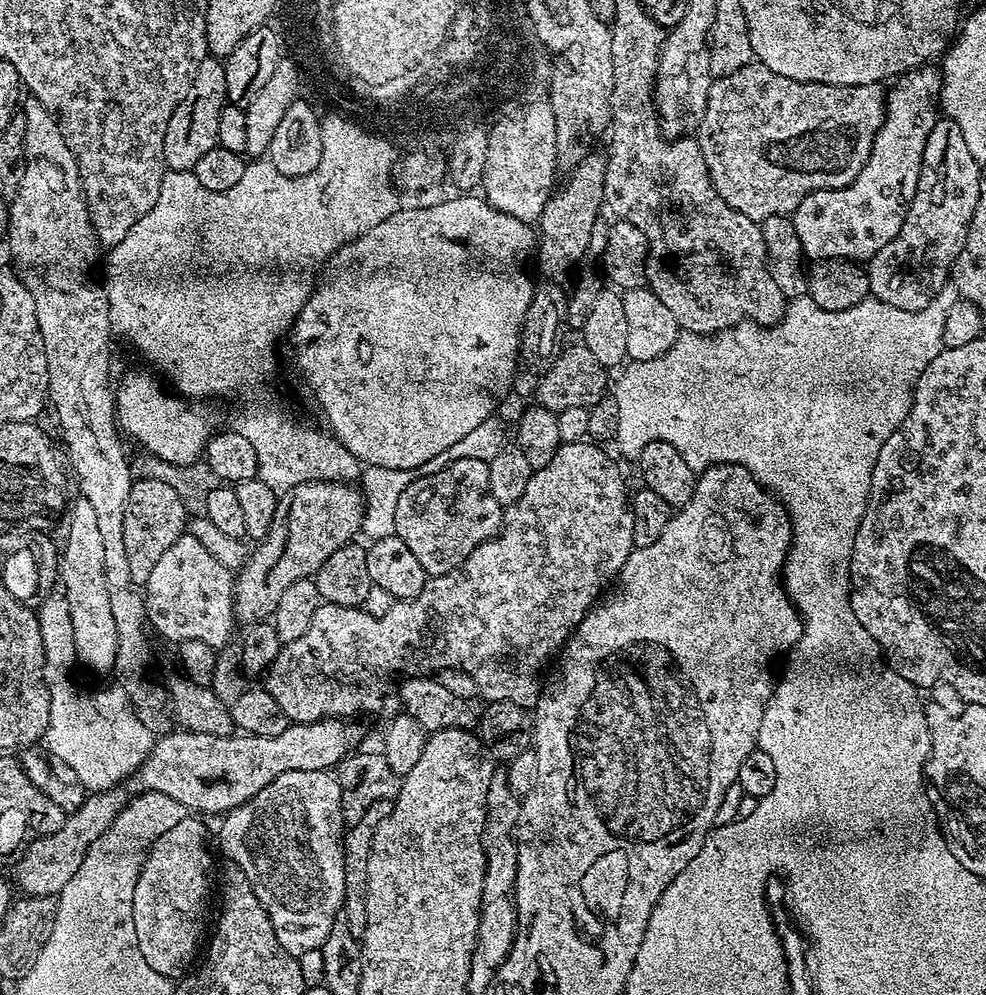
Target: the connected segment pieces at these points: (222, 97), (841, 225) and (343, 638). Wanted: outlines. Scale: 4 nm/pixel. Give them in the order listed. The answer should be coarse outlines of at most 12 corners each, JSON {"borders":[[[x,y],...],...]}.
{"borders":[[[204,60],[170,126],[164,163],[191,172],[217,147],[224,60]],[[935,63],[890,88],[868,161],[791,215],[809,261],[902,230],[938,119]],[[321,603],[262,686],[293,724],[380,712],[363,607]]]}

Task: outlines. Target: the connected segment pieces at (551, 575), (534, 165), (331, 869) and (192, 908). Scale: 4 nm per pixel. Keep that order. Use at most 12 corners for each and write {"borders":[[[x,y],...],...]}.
{"borders":[[[561,444],[416,597],[485,701],[535,709],[633,550],[630,492]],[[530,106],[488,133],[482,195],[539,221],[556,178],[556,127]],[[290,770],[220,824],[281,946],[344,903],[331,771]],[[192,814],[157,838],[134,886],[138,950],[169,978],[193,967],[212,884]]]}

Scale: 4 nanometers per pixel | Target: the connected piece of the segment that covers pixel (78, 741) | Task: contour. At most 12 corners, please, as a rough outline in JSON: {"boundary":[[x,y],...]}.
{"boundary":[[63,591],[35,609],[50,722],[43,747],[89,793],[148,757],[149,725],[125,689],[72,681]]}

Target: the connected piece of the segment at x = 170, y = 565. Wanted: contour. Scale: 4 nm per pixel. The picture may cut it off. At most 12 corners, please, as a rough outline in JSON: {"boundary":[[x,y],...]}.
{"boundary":[[178,538],[142,586],[151,631],[223,650],[233,573]]}

